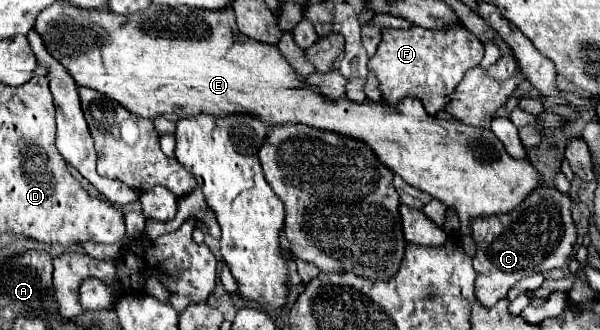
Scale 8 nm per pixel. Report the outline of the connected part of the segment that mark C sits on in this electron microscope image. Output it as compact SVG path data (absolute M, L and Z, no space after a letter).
M543 185L535 195L515 207L515 211L499 217L475 219L475 223L471 223L473 239L477 243L477 255L473 257L477 273L475 297L483 307L493 307L519 279L569 263L577 237L569 205L571 201L567 195Z

